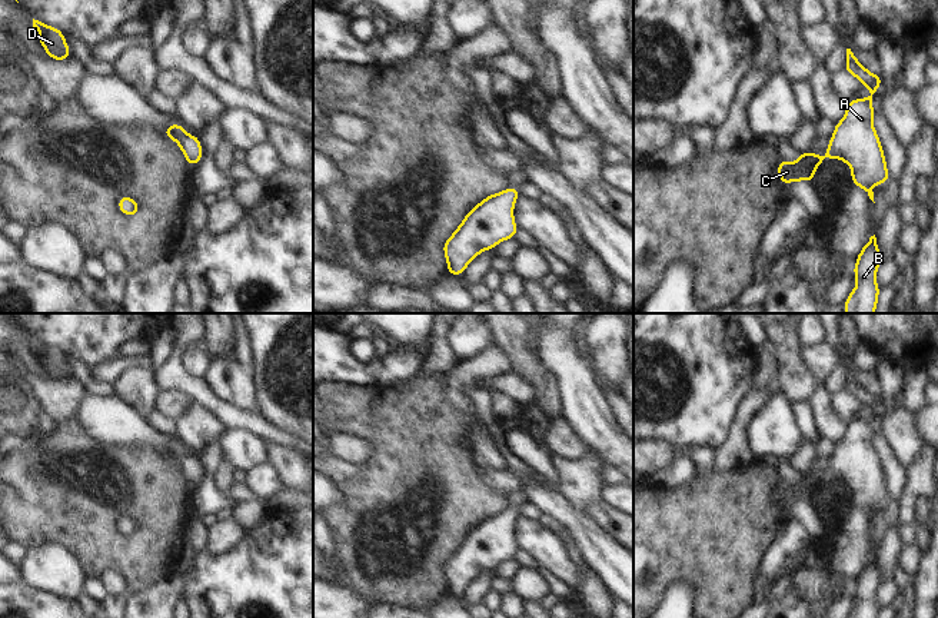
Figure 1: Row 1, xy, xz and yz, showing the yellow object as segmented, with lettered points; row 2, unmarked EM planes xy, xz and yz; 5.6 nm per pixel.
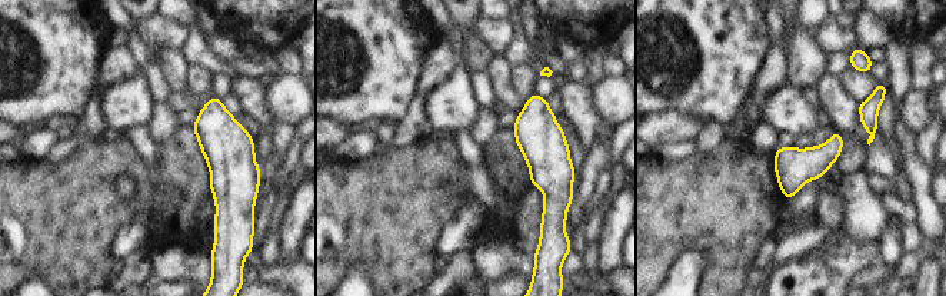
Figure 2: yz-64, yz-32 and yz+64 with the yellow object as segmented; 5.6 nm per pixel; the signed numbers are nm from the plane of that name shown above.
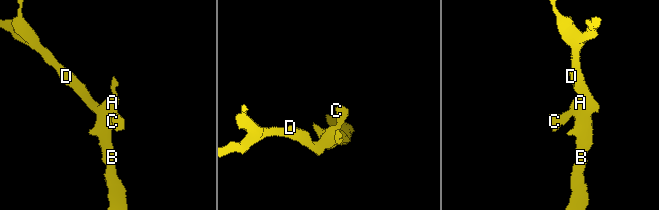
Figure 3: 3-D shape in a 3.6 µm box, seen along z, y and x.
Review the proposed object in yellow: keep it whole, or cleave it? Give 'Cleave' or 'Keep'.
Keep.

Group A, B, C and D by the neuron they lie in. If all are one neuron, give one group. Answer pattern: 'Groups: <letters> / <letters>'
Groups: A B C D.

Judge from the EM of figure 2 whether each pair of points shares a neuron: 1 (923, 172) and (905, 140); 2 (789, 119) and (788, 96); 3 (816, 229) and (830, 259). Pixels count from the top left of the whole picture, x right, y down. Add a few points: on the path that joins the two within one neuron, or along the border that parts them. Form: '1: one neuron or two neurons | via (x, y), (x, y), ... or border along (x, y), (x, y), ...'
1: one neuron | via (916, 165), (910, 159), (908, 148)
2: one neuron | via (790, 113), (789, 102)
3: two neurons | border along (833, 230), (813, 250), (793, 258)

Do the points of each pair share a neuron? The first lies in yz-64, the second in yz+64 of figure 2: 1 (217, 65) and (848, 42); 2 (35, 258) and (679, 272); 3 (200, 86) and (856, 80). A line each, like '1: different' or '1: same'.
1: different
2: different
3: same

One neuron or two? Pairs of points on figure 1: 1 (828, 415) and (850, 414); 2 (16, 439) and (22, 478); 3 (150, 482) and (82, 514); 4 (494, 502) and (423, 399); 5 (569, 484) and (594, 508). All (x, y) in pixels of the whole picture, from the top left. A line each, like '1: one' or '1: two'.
1: two
2: two
3: one
4: one
5: two

